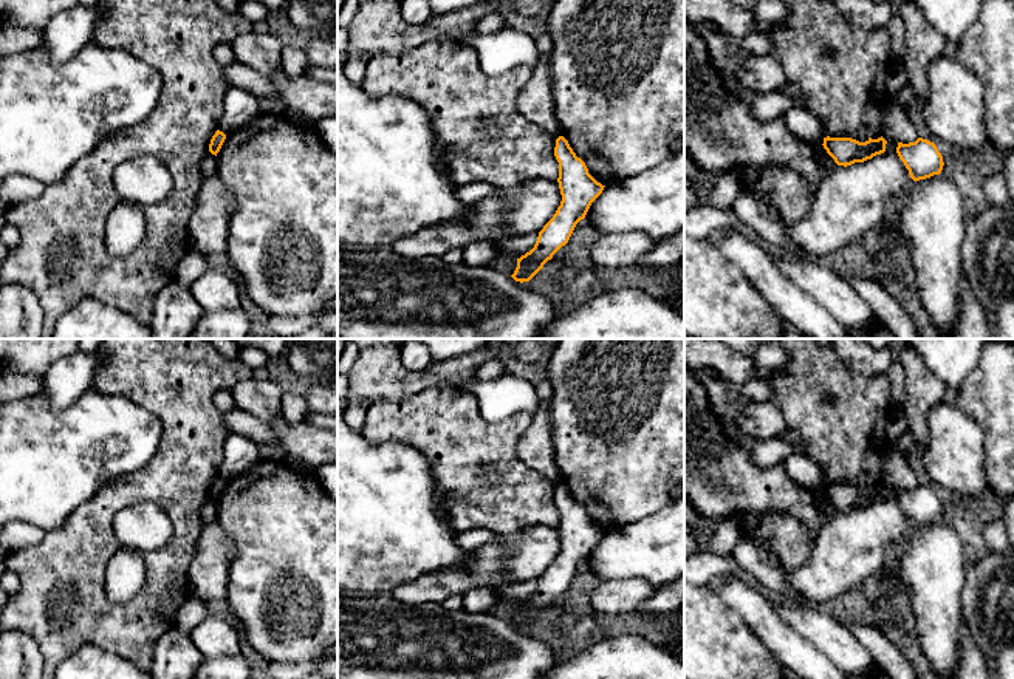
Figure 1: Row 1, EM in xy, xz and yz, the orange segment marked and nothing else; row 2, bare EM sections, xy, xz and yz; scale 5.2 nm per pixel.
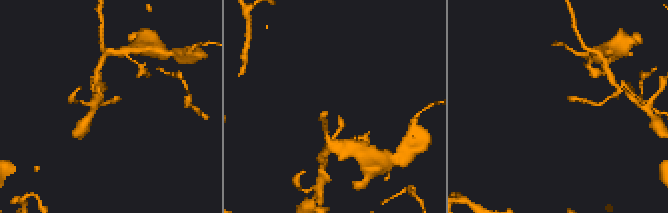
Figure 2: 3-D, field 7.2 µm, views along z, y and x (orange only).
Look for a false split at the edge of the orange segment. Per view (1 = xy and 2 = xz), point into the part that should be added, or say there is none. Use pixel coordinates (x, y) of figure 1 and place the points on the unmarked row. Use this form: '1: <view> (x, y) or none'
1: none
2: none

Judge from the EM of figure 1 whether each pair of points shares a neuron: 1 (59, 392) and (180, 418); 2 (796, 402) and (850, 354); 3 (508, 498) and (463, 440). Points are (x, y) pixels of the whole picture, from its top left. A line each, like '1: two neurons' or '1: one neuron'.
1: two neurons
2: two neurons
3: one neuron

